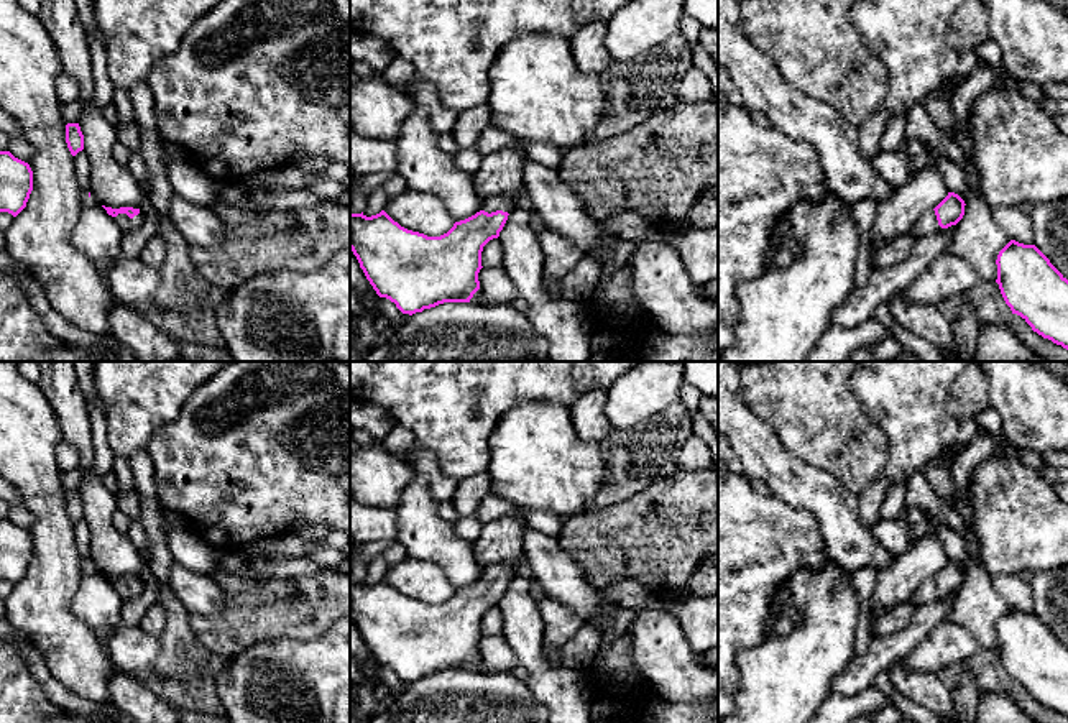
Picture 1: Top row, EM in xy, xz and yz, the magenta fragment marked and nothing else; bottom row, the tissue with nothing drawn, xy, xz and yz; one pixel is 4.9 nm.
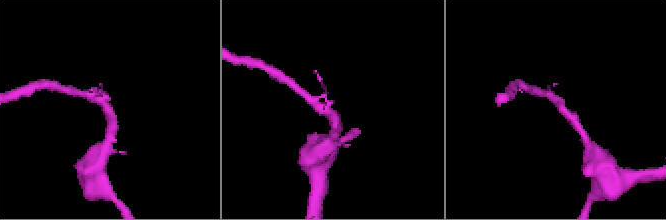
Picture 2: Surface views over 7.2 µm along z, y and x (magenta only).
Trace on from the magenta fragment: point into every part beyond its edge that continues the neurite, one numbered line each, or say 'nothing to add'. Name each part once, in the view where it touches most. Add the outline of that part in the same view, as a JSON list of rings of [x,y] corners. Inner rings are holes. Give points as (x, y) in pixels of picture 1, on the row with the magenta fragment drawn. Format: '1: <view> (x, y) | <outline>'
1: xz (500, 202) | [[[496,196],[485,200],[483,210],[488,214],[496,210],[503,210],[509,214],[516,205],[518,205],[516,200],[511,200],[506,196]]]

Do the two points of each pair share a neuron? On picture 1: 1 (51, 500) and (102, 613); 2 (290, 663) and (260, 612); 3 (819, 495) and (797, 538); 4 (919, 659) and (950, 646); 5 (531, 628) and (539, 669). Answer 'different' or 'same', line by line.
1: different
2: different
3: different
4: same
5: same

